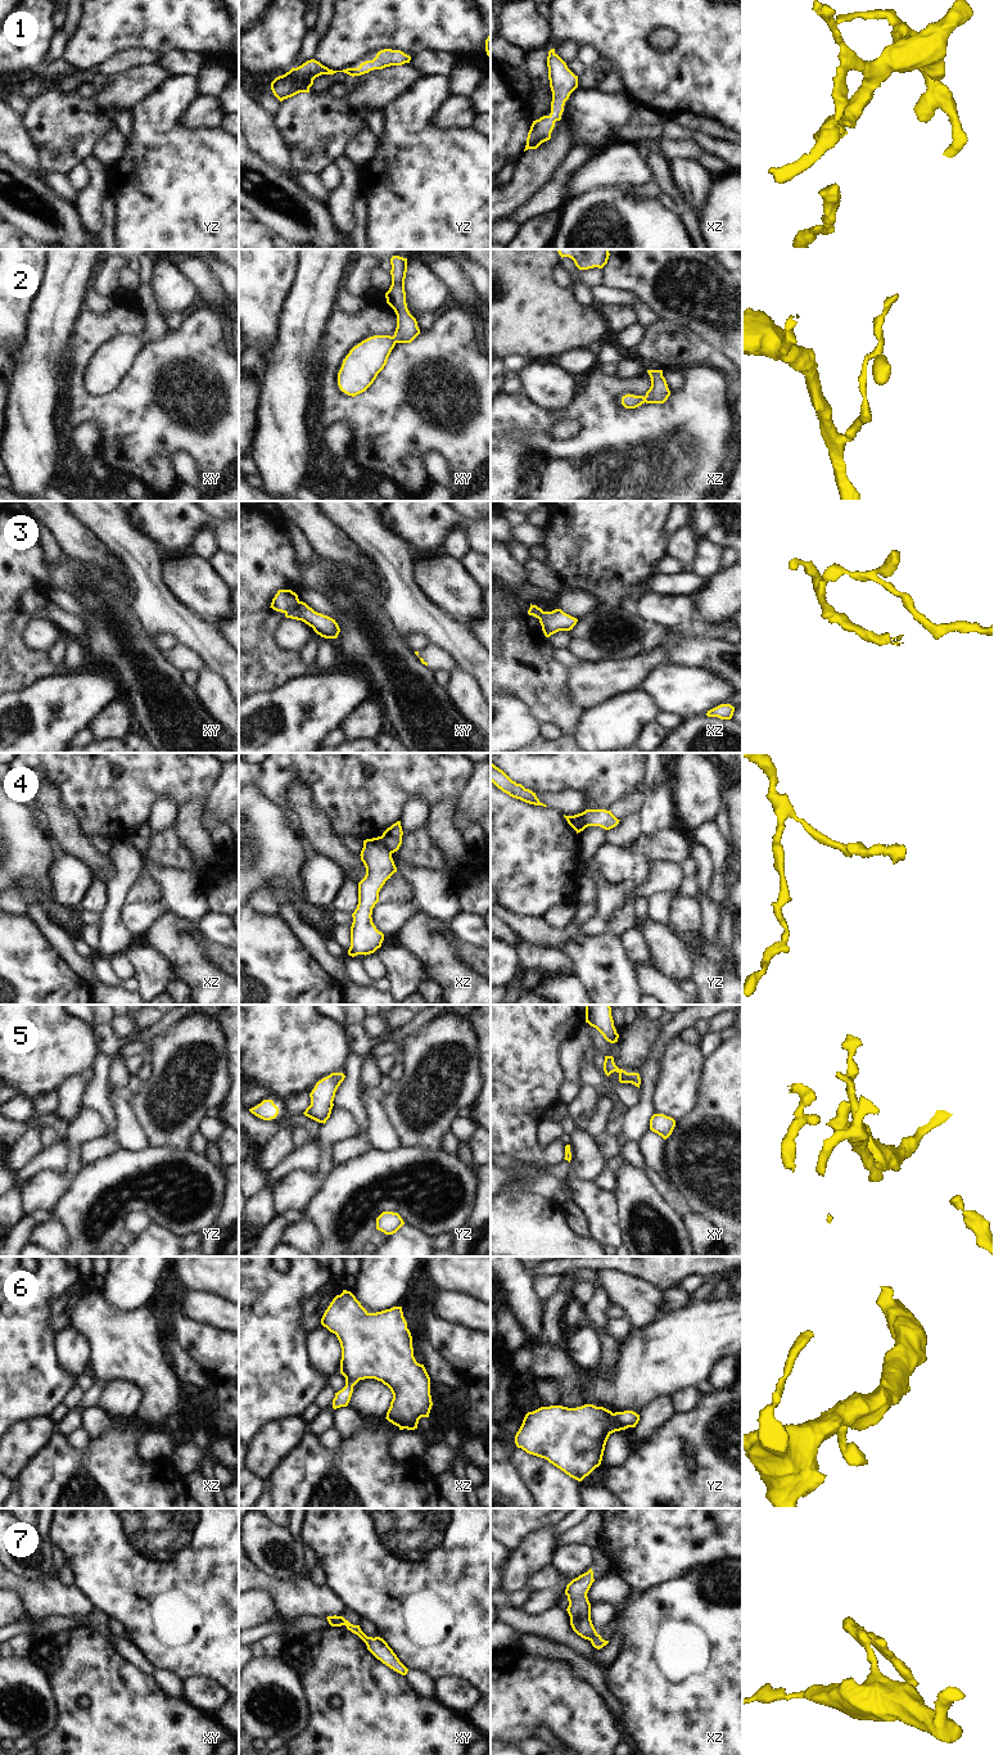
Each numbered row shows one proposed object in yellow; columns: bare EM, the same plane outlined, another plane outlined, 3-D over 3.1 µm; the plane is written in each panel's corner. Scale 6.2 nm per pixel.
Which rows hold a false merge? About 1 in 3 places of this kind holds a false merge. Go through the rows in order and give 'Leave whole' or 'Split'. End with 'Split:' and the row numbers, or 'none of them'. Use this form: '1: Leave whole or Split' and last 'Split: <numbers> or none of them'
1: Leave whole
2: Leave whole
3: Split
4: Split
5: Leave whole
6: Leave whole
7: Split
Split: 3, 4, 7.

